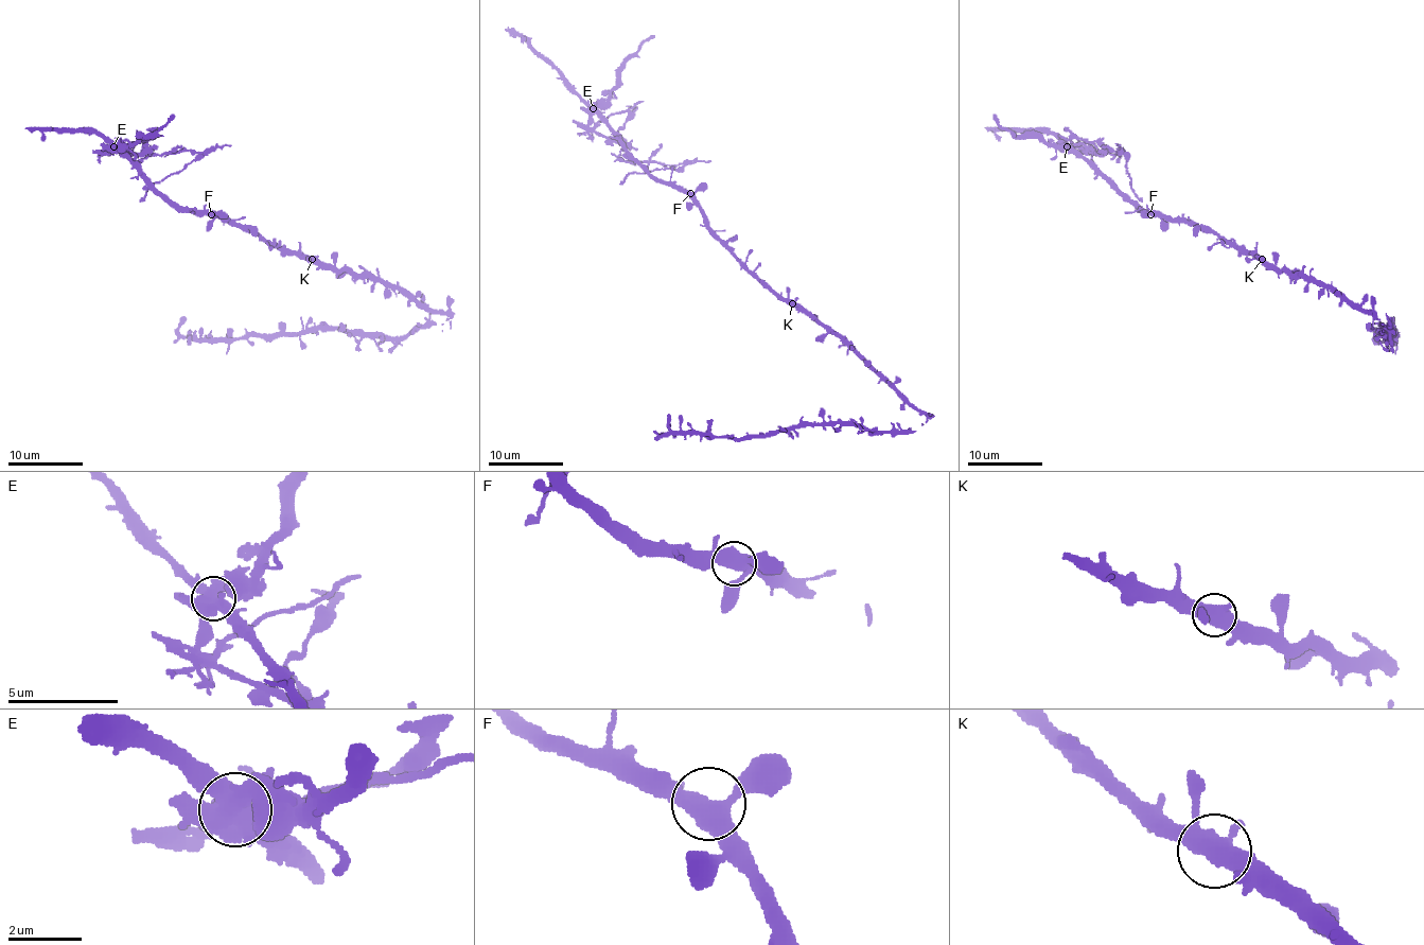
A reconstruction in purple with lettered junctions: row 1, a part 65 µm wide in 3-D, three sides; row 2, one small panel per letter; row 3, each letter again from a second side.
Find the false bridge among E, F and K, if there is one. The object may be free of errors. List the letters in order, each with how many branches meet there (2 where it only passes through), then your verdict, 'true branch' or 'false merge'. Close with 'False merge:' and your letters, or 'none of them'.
E: 6 branches meet; false merge
F: 4 branches meet; true branch
K: 4 branches meet; true branch
False merge: E

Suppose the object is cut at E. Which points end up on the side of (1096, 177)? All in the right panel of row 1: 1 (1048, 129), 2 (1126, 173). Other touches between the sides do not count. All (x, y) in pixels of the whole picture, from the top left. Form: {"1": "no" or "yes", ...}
{"1": "yes", "2": "no"}

